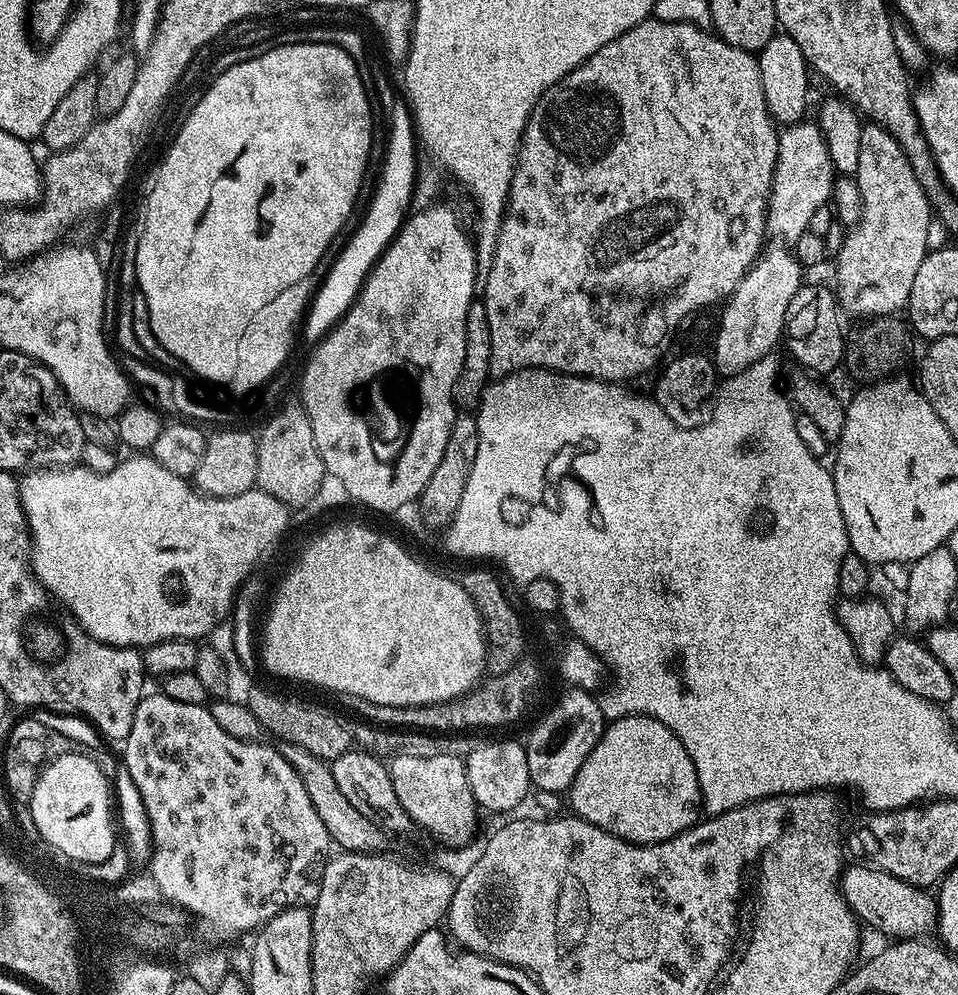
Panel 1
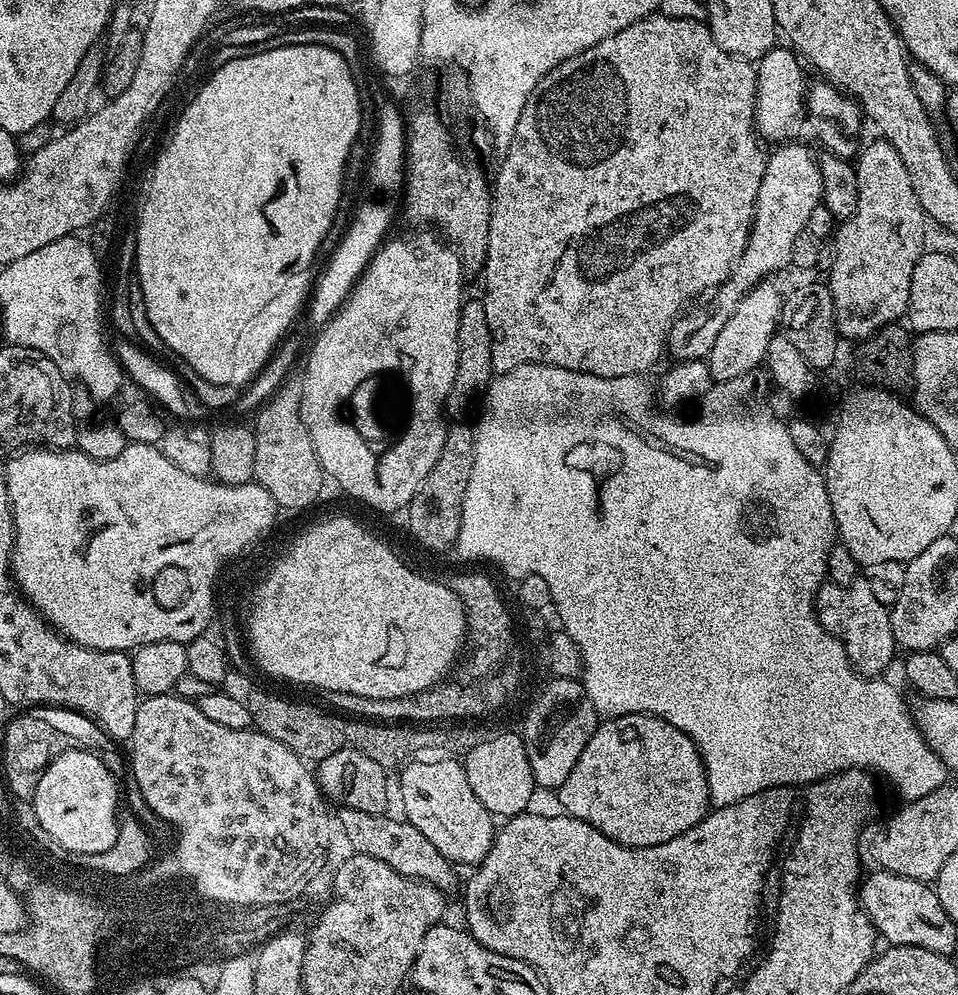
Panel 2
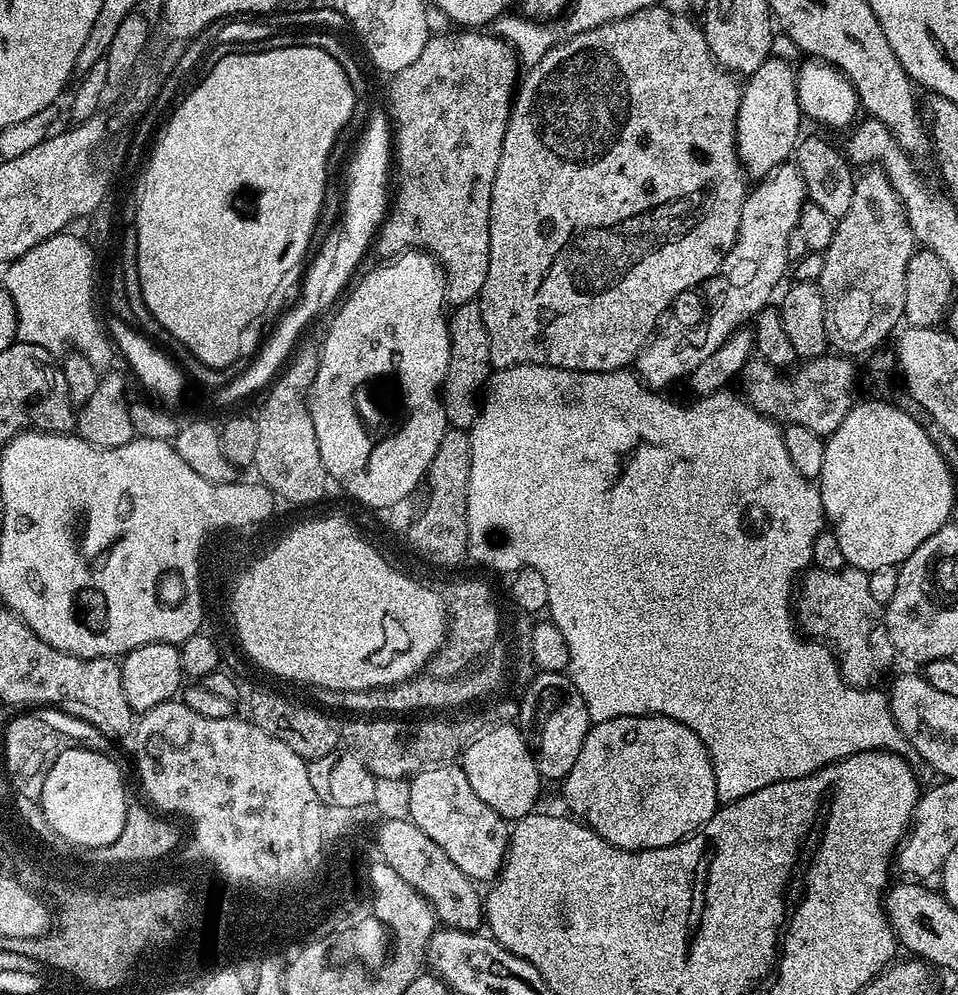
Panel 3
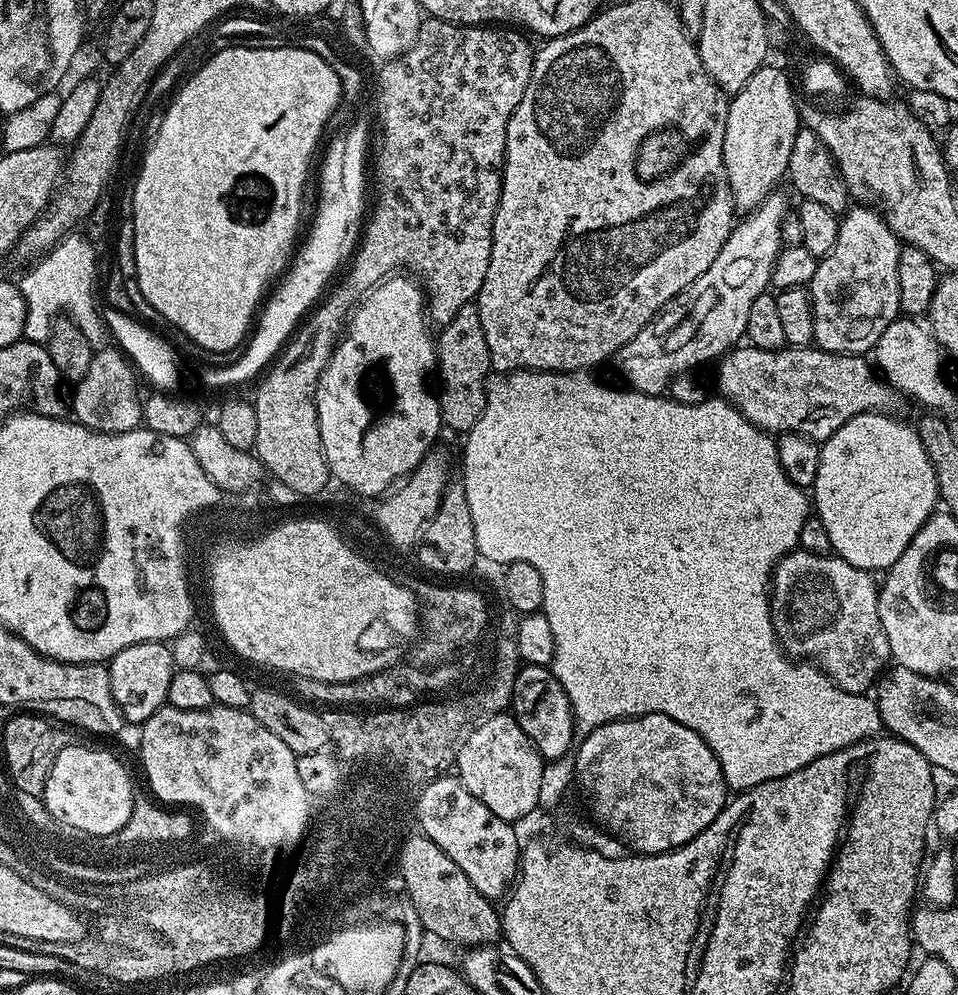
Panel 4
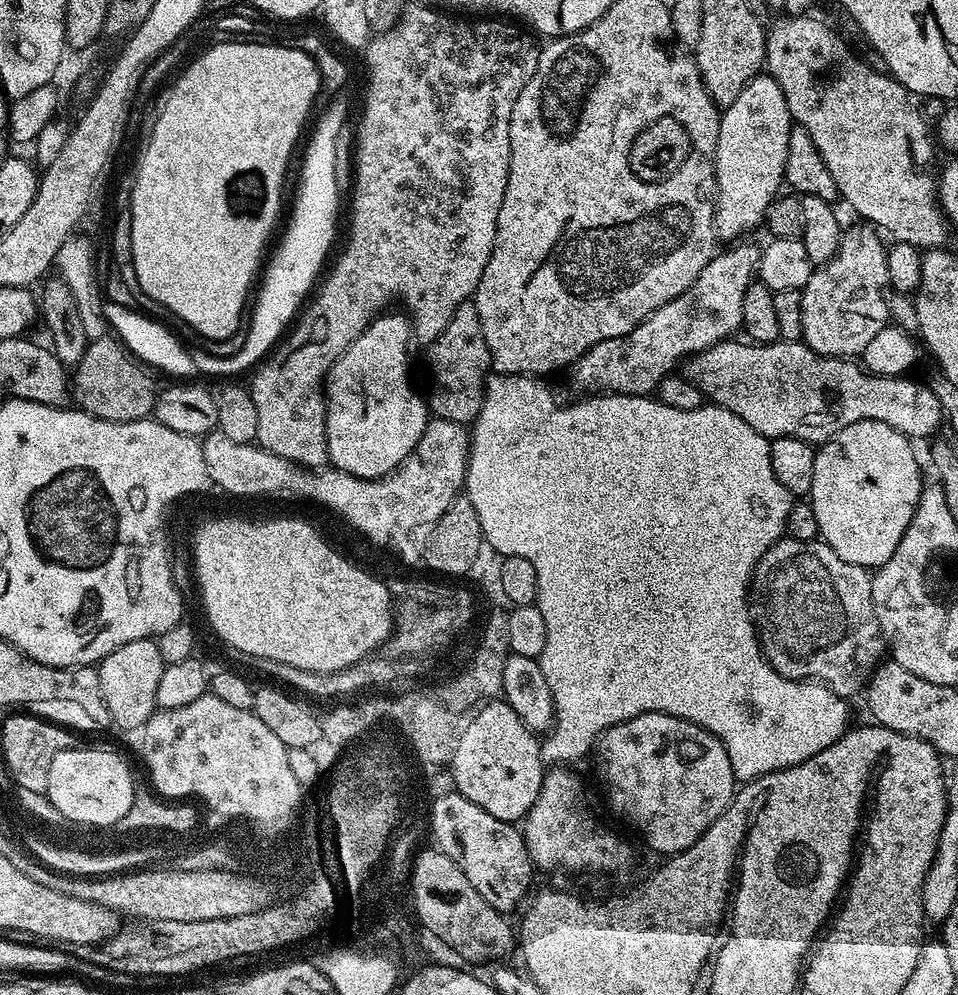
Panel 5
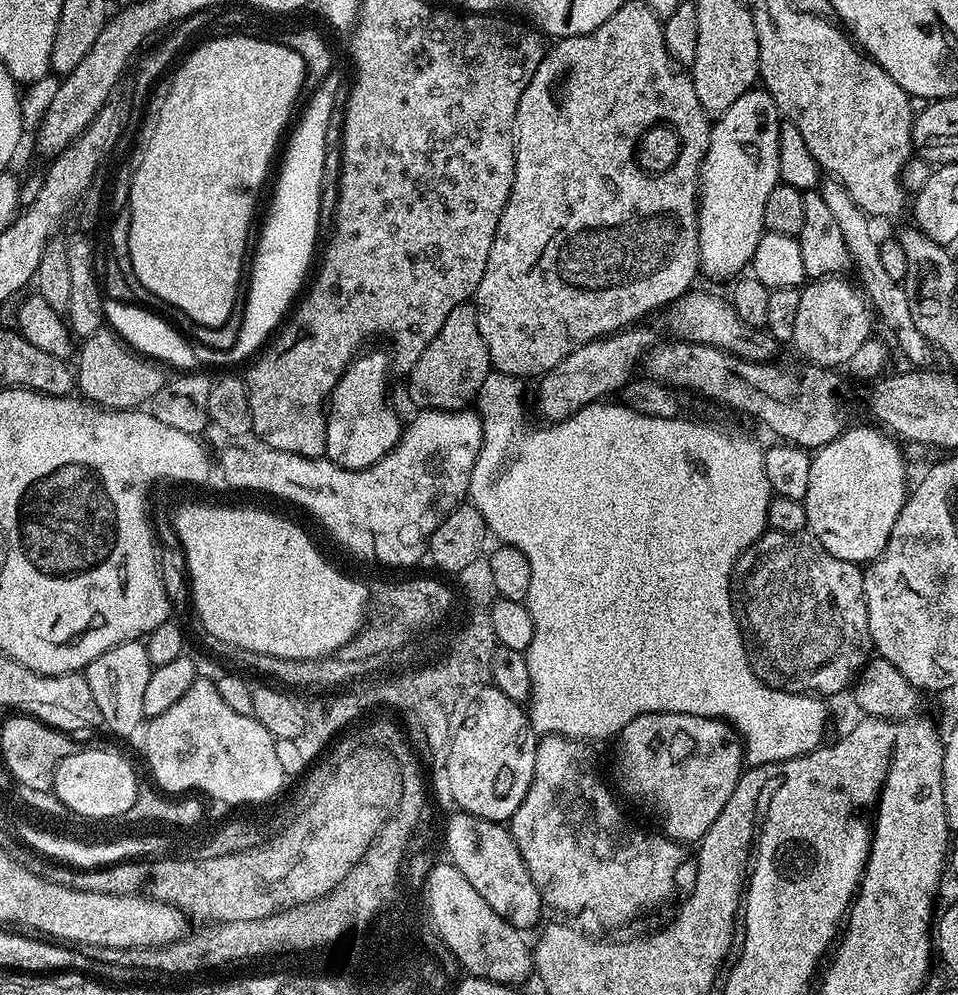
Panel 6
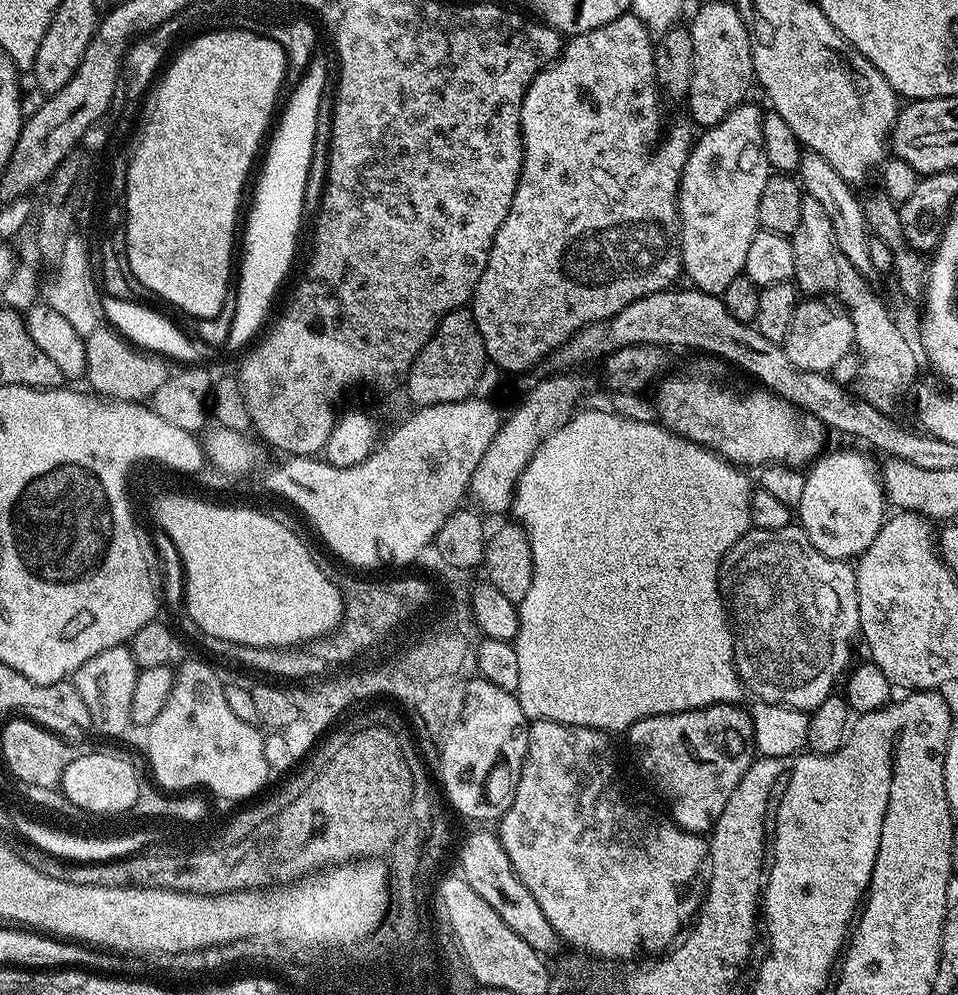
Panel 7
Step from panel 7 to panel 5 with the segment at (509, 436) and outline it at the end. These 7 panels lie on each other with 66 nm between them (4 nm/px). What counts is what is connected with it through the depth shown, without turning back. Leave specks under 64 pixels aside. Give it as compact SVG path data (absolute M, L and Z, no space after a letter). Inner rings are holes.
M748 242L717 251L681 296L654 310L630 334L598 342L569 365L570 384L576 393L647 396L659 389L665 376L685 358L735 337L742 328L742 298L760 266L761 249L744 243Z

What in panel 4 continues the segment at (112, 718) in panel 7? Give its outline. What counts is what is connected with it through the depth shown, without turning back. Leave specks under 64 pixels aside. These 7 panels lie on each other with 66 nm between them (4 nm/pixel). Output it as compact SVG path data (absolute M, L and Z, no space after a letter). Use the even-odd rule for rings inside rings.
M151 640L126 646L107 661L106 667L114 702L129 725L139 726L160 708L165 707L174 671L172 649L167 643Z

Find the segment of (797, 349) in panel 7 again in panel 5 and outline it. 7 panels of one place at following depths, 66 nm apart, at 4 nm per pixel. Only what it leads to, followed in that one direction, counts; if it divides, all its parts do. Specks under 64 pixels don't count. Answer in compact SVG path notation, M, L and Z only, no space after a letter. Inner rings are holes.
M860 227L864 228L847 229L841 235L840 251L813 271L810 282L800 292L803 343L823 356L859 357L874 336L890 324L885 292L888 249L875 227Z

